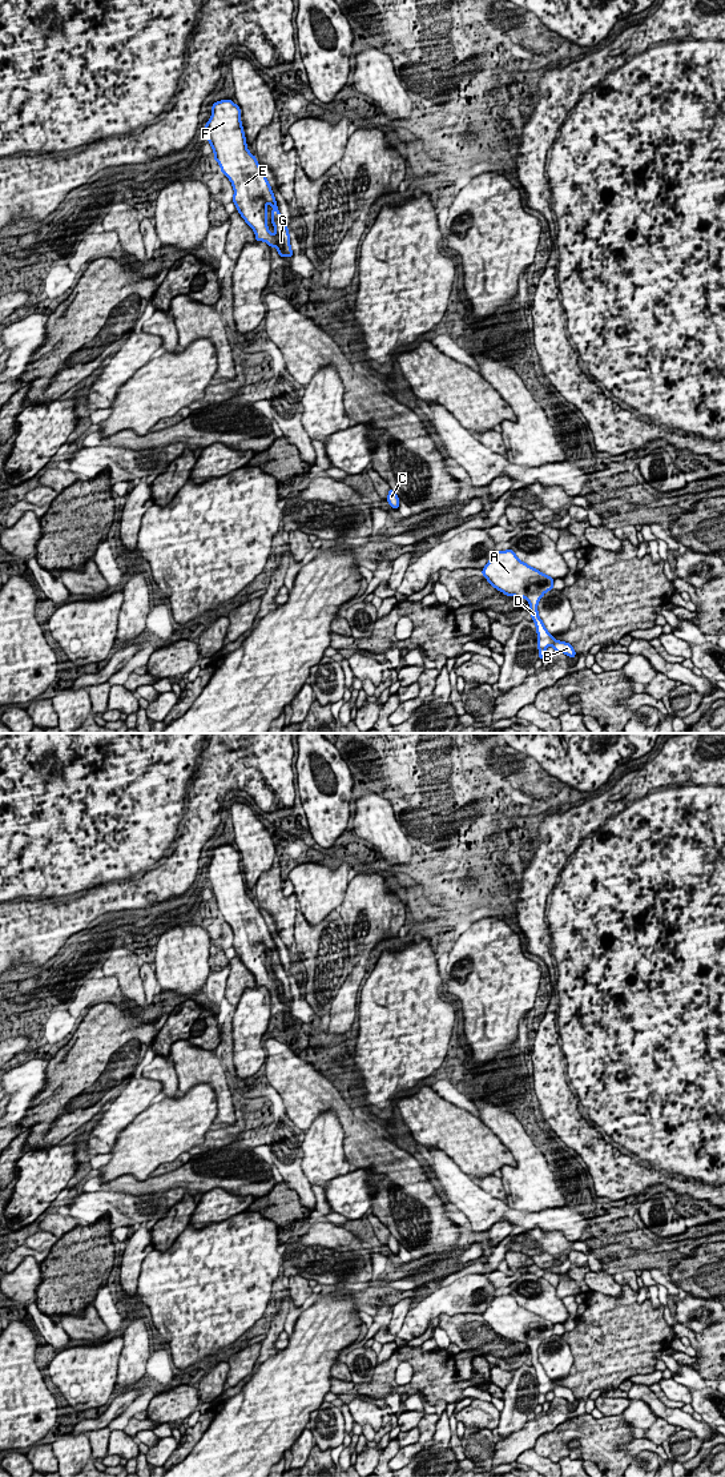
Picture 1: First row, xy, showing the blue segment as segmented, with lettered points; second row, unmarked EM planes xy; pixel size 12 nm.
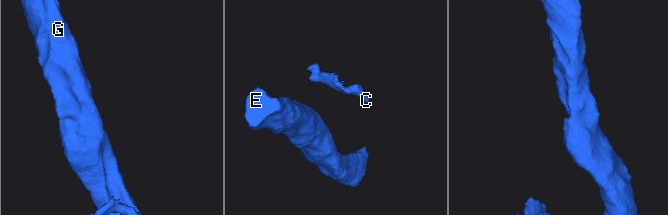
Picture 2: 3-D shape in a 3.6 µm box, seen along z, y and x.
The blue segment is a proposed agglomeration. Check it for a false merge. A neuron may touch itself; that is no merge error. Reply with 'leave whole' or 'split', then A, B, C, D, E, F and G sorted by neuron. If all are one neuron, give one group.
leave whole | A B C D E F G

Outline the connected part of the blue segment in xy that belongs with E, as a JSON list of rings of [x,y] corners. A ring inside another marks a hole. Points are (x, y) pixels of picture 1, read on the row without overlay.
[[[221,845],[212,850],[212,862],[204,876],[214,897],[214,905],[233,930],[237,957],[254,975],[257,987],[267,987],[270,994],[274,991],[282,1003],[291,1002],[287,970],[279,959],[265,918],[246,892],[239,852],[233,845]],[[267,949],[273,951],[274,979],[267,973]]]

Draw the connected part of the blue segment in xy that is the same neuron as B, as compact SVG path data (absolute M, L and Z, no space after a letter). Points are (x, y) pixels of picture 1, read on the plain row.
M512 1295L495 1297L482 1316L487 1327L507 1341L524 1343L529 1348L531 1363L536 1371L539 1404L552 1391L556 1397L575 1402L569 1388L556 1385L539 1363L537 1349L543 1340L553 1333L553 1324L519 1305Z

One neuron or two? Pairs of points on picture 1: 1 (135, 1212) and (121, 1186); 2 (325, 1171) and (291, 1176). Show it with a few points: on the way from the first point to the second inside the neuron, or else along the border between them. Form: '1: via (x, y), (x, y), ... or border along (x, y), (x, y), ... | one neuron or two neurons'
1: border along (119, 1191), (129, 1194), (154, 1192) | two neurons
2: border along (301, 1143), (302, 1172), (311, 1184) | two neurons

